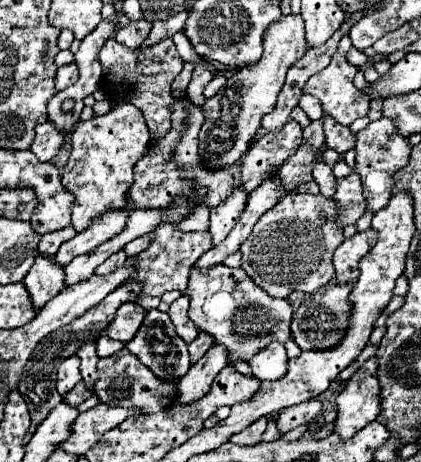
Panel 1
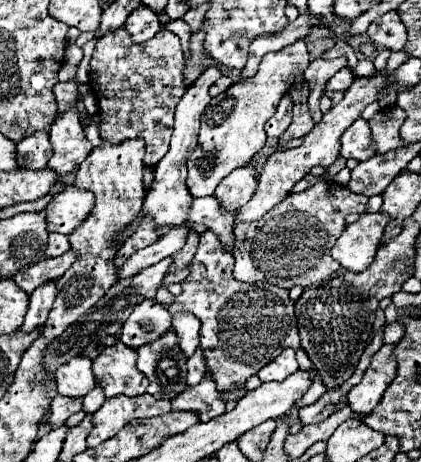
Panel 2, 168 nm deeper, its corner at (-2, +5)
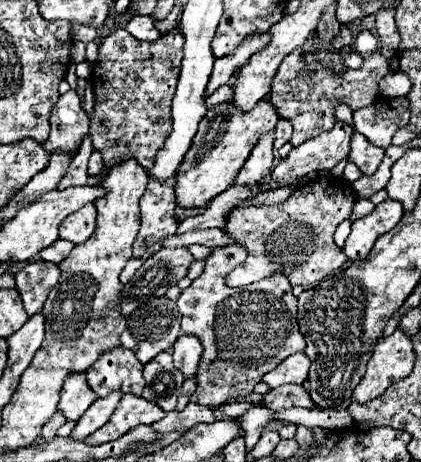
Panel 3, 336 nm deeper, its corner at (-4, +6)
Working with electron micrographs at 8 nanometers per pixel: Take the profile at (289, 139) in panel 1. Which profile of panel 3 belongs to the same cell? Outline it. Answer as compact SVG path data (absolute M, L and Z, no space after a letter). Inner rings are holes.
M314 31L300 49L294 49L284 59L284 63L280 65L280 69L272 81L270 103L274 105L278 117L288 119L292 123L292 127L294 127L294 135L290 139L292 147L298 147L300 143L332 129L332 125L336 123L334 109L338 103L346 103L352 111L372 105L378 95L380 79L390 73L388 59L382 57L380 51L376 51L376 53L364 57L360 69L344 67L344 73L336 75L334 65L324 65L322 61L318 61L314 57L316 51L320 51L320 49L322 49L322 45L318 41L318 33Z

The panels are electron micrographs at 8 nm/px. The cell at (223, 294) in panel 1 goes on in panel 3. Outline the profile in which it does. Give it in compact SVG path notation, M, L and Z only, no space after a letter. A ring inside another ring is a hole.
M242 245L216 247L206 259L206 271L176 301L182 313L182 331L196 335L204 347L196 391L190 401L210 409L248 397L268 371L276 369L292 353L306 349L296 321L298 299L292 295L292 285L284 273L274 273L244 289L226 287L226 275L246 255L248 251Z

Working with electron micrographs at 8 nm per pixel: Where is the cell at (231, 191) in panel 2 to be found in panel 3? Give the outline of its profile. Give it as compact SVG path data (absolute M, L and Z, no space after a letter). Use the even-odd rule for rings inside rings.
M270 131L270 133L266 133L264 137L258 139L258 143L254 145L248 161L240 169L234 183L254 185L254 183L260 183L260 181L268 179L268 175L272 171L272 165L274 165L272 143L274 143L274 131Z

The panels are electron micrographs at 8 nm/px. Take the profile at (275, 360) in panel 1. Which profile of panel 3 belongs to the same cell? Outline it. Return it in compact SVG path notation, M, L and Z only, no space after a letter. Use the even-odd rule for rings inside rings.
M294 353L286 361L282 361L274 371L264 375L264 383L268 387L280 387L286 383L304 383L308 377L310 359L304 353Z

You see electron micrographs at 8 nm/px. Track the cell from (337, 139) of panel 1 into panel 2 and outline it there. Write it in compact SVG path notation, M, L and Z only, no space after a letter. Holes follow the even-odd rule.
M362 118L354 120L352 126L348 126L340 138L340 156L356 158L358 162L372 158L376 152L374 152L370 138L372 136L370 136L368 122Z

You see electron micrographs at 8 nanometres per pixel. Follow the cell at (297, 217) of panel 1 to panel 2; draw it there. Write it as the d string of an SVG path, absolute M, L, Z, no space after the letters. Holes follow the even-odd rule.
M320 182L304 192L288 194L264 218L250 222L250 224L240 222L234 226L234 234L236 234L234 278L240 282L268 282L286 290L290 290L292 286L312 288L312 286L322 284L340 268L340 264L330 256L330 250L346 228L346 216L352 212L364 214L366 204L368 204L368 198L364 194L354 194L352 190L336 182Z

